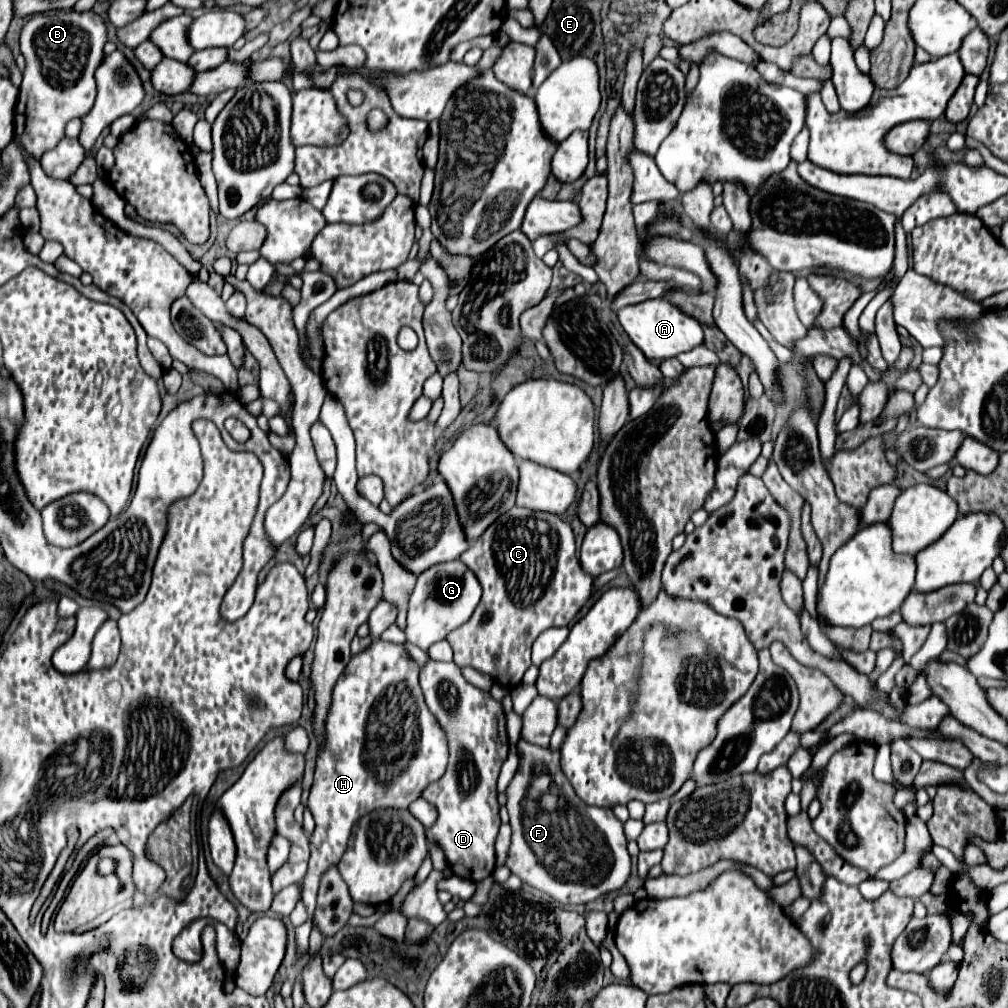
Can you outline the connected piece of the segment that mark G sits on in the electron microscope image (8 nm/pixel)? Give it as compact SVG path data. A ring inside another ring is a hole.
M459 559L425 569L425 573L417 577L413 591L409 593L407 627L405 627L407 641L427 651L433 643L445 639L453 629L469 621L479 599L481 599L481 585L477 577L465 565L461 565Z

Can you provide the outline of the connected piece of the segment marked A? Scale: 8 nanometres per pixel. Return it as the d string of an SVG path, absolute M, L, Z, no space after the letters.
M649 299L645 303L629 305L617 313L617 319L627 337L645 353L651 361L663 361L683 351L691 351L703 343L703 329L695 317L689 317L667 299Z

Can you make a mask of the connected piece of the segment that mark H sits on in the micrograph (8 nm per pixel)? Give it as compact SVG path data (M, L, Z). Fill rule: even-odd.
M379 639L359 655L351 657L345 673L341 673L333 689L333 705L329 707L329 717L325 719L325 749L317 755L315 781L307 805L317 823L311 835L311 859L303 879L303 903L309 917L315 909L321 877L329 865L337 865L343 857L353 825L375 809L407 809L421 797L427 785L445 775L447 761L449 747L445 731L437 725L437 717L433 717L425 705L419 687L419 665L409 657L405 647Z

